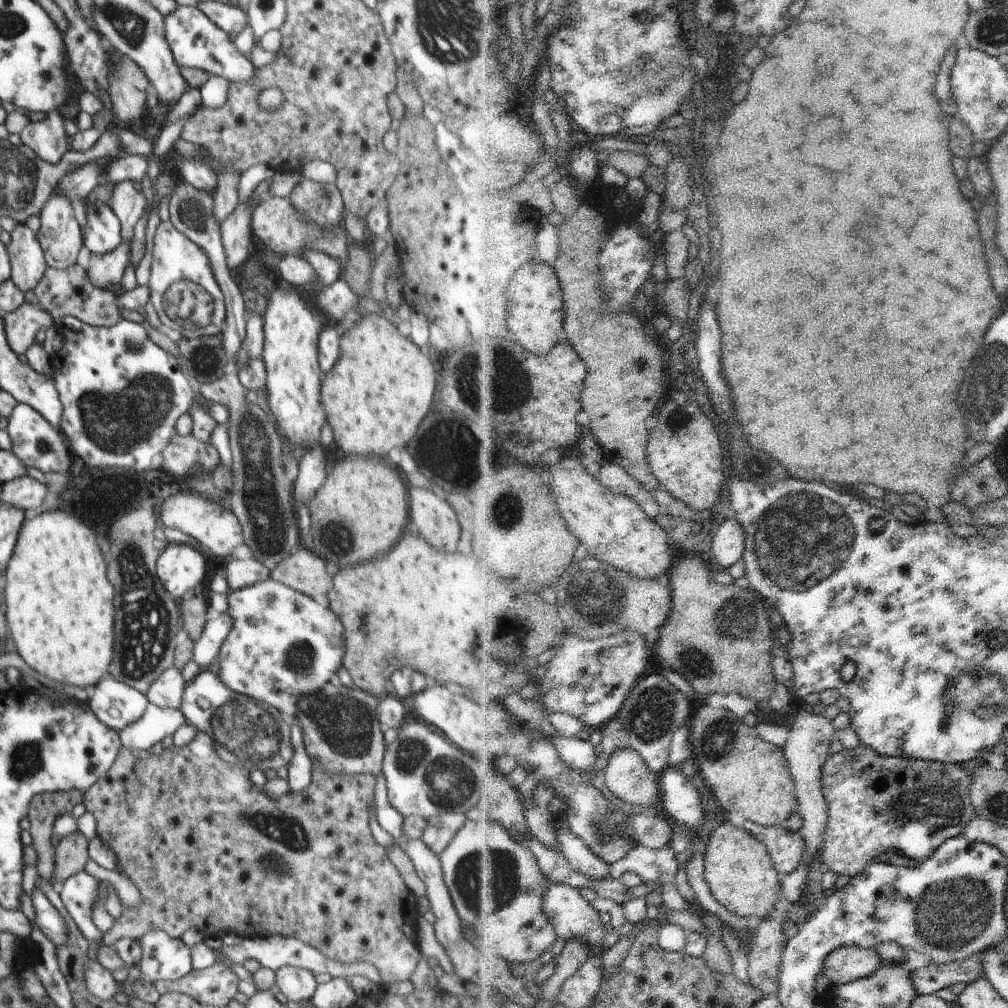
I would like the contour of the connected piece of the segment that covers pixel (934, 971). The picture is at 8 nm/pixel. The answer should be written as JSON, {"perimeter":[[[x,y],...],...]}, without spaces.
{"perimeter":[[[975,953],[964,961],[930,963],[916,972],[915,980],[916,986],[920,988],[920,995],[930,995],[957,982],[971,983],[981,975],[984,975],[982,960],[979,953]]]}

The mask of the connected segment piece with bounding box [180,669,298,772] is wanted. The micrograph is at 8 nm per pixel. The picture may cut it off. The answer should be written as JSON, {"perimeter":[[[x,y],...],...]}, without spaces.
{"perimeter":[[[209,669],[187,683],[182,694],[180,709],[187,722],[194,724],[214,741],[218,756],[230,764],[239,764],[252,771],[262,769],[278,770],[286,766],[294,755],[290,731],[298,718],[282,713],[270,704],[254,701],[250,697],[237,695],[228,690],[222,679]]]}

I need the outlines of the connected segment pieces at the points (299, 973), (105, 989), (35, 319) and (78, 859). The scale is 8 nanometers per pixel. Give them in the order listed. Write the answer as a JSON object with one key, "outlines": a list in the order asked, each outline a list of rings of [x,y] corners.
{"outlines":[[[[283,966],[276,971],[280,997],[290,1002],[311,999],[318,988],[314,974],[305,968]]],[[[92,957],[91,961],[86,964],[84,980],[86,980],[88,992],[103,1001],[114,999],[118,992],[123,992],[122,983],[113,977],[112,971],[104,968]]],[[[24,301],[12,314],[5,314],[4,326],[10,348],[20,356],[26,354],[40,330],[47,330],[55,321],[53,315],[36,302]]],[[[76,830],[74,834],[64,836],[56,847],[56,868],[50,878],[50,882],[56,887],[76,872],[84,871],[84,866],[89,859],[89,841],[80,832]]]]}

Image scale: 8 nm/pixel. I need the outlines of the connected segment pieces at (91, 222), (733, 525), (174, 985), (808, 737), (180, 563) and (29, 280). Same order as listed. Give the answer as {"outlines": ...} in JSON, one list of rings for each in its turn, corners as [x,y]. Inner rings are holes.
{"outlines":[[[[93,197],[84,204],[86,224],[84,246],[93,254],[107,254],[123,242],[122,228],[118,216],[109,204],[102,204]]],[[[727,512],[727,520],[720,525],[710,551],[716,568],[728,572],[744,559],[747,538],[744,525],[733,513]]],[[[217,960],[212,966],[203,969],[192,969],[186,976],[172,980],[172,982],[160,980],[160,982],[154,983],[155,989],[161,995],[178,992],[186,994],[186,996],[190,996],[190,998],[197,1000],[200,1004],[206,1004],[206,1006],[227,1006],[233,1004],[234,996],[238,992],[238,984],[240,984],[240,978],[230,968],[230,964],[222,962],[222,960]]],[[[802,709],[796,718],[792,727],[791,737],[788,746],[785,748],[788,760],[791,762],[791,771],[797,782],[797,793],[799,794],[799,811],[804,816],[804,828],[801,833],[808,844],[806,858],[802,866],[782,877],[783,885],[781,886],[786,898],[792,903],[800,900],[800,894],[804,894],[808,876],[810,876],[810,864],[818,858],[819,853],[826,848],[826,831],[830,820],[829,802],[824,794],[824,770],[830,760],[830,746],[837,738],[837,728],[834,721],[826,716],[806,712]]],[[[170,543],[166,546],[166,549],[161,551],[158,560],[156,561],[156,572],[158,572],[158,578],[162,580],[164,588],[174,598],[180,598],[190,590],[197,590],[202,586],[202,582],[206,578],[206,565],[207,554],[204,551],[196,550],[191,545],[183,543]]],[[[19,223],[12,230],[6,250],[10,256],[12,282],[24,294],[34,290],[48,270],[37,234]]]]}

